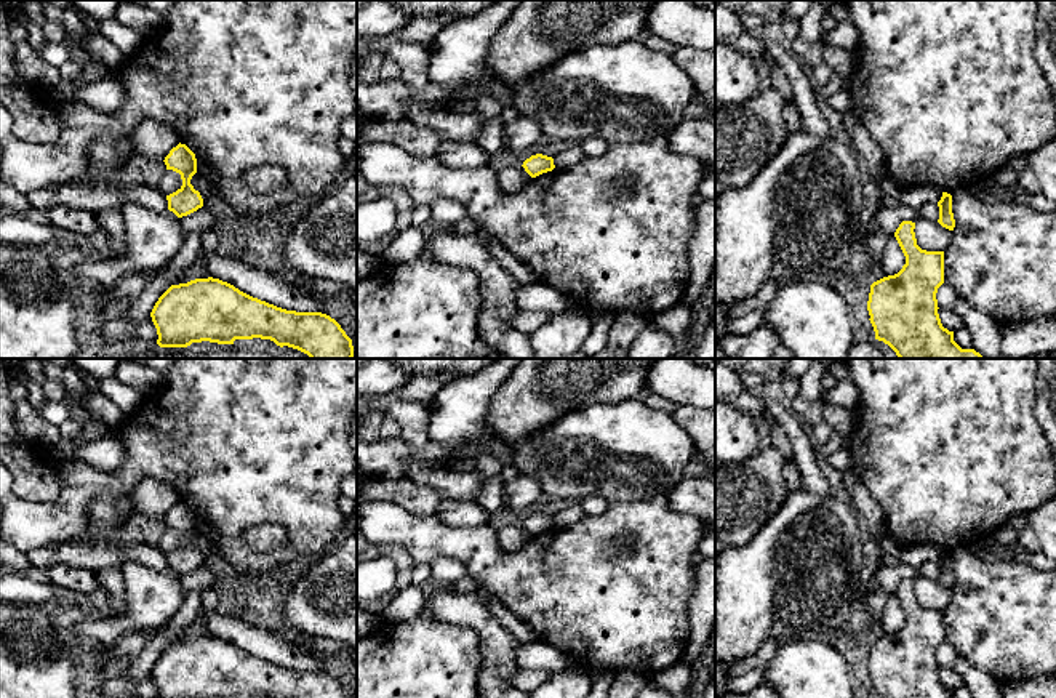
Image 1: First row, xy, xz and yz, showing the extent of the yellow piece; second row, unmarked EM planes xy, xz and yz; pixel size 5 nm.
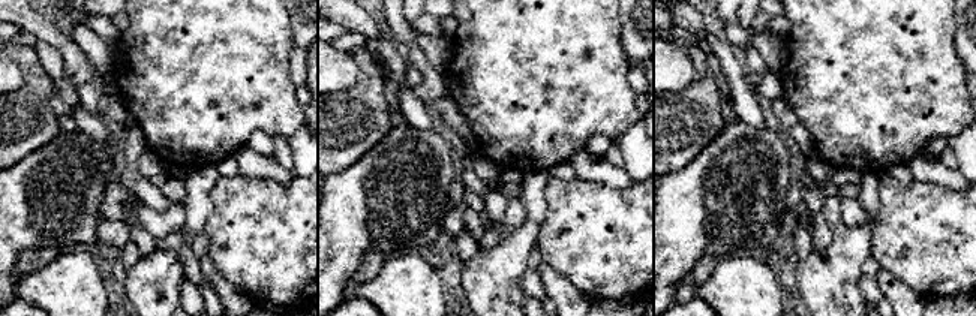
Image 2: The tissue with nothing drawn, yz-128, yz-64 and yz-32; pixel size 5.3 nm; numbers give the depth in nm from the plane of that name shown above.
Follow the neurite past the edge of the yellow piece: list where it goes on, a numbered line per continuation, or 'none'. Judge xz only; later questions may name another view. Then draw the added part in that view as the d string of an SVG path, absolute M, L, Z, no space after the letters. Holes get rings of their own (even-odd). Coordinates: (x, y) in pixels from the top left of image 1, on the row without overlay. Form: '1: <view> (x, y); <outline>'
none

